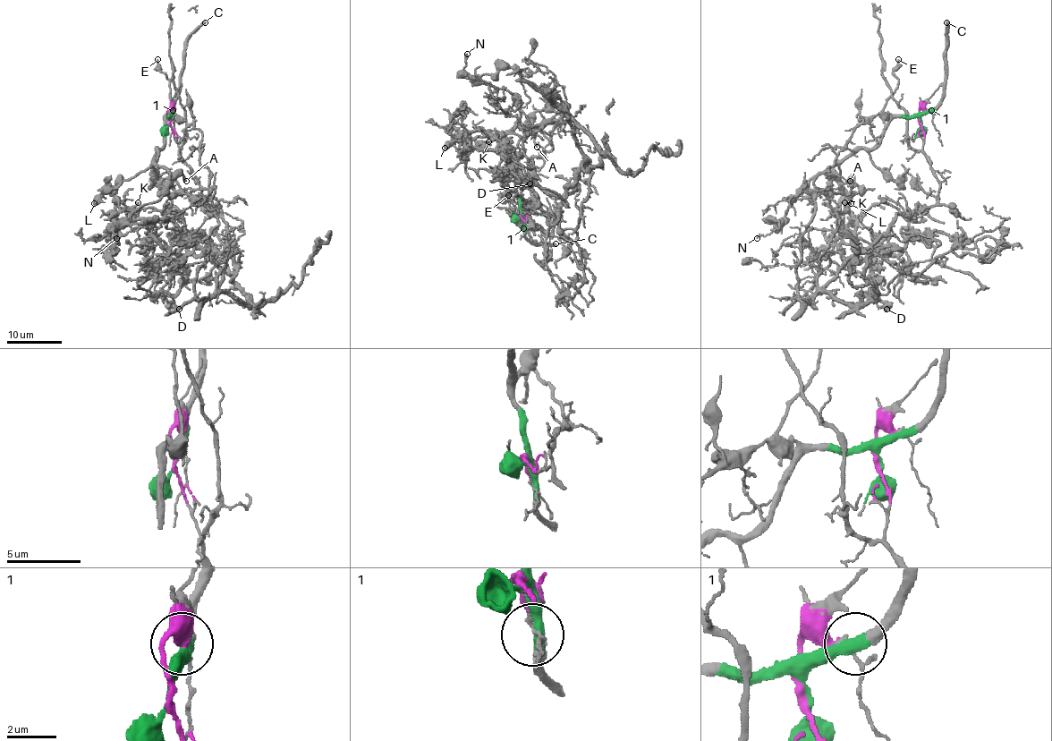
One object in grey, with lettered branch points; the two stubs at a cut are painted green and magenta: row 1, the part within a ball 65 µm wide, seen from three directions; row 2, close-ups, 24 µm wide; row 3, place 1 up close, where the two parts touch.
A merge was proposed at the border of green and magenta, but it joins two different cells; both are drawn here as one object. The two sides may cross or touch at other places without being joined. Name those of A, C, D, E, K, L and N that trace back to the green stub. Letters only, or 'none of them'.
A, C, E, L, N

